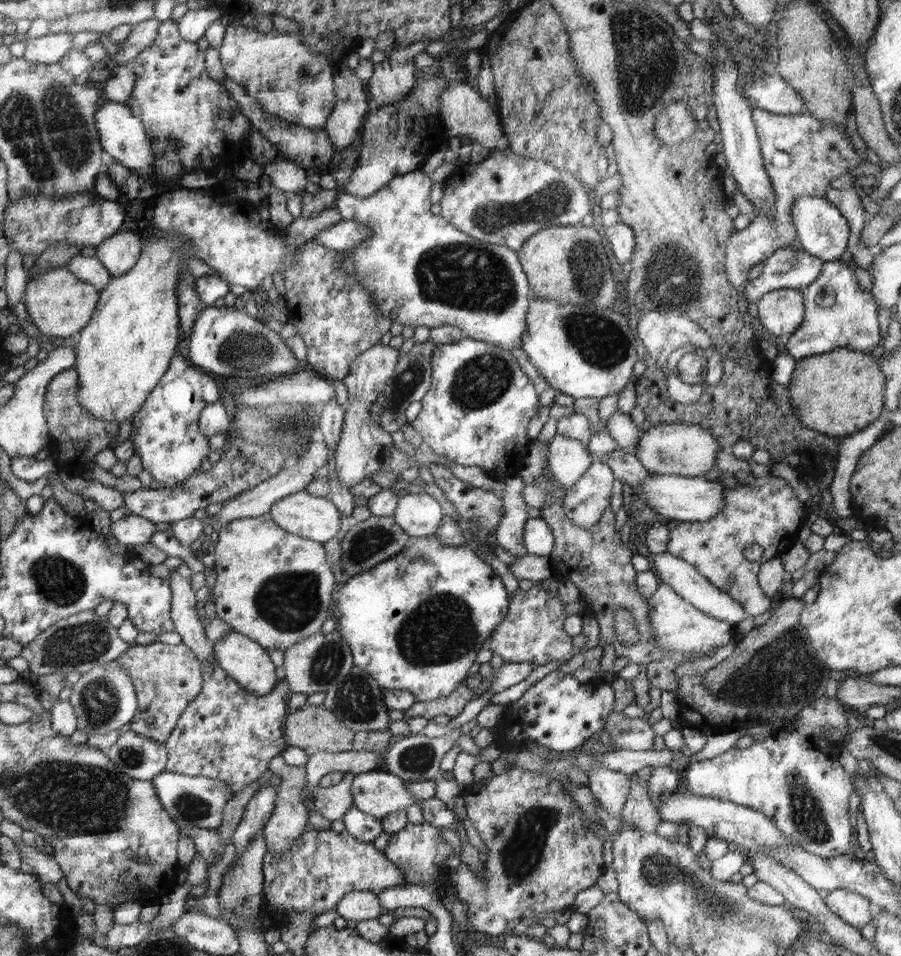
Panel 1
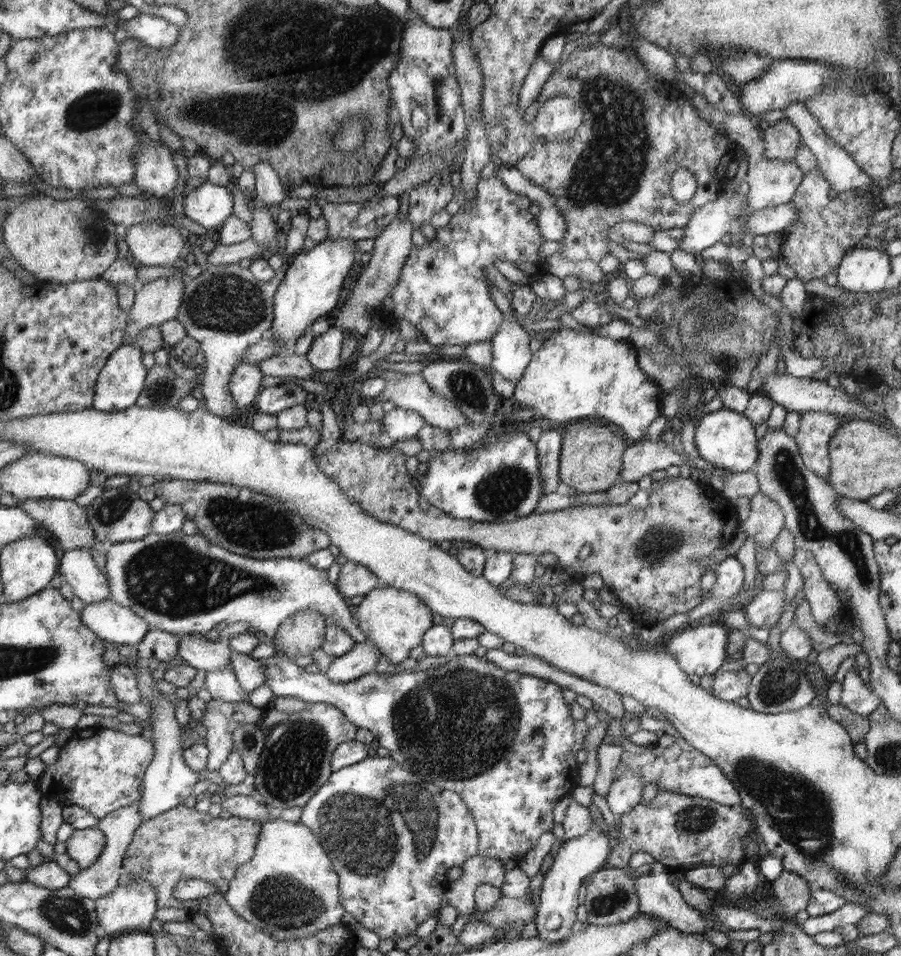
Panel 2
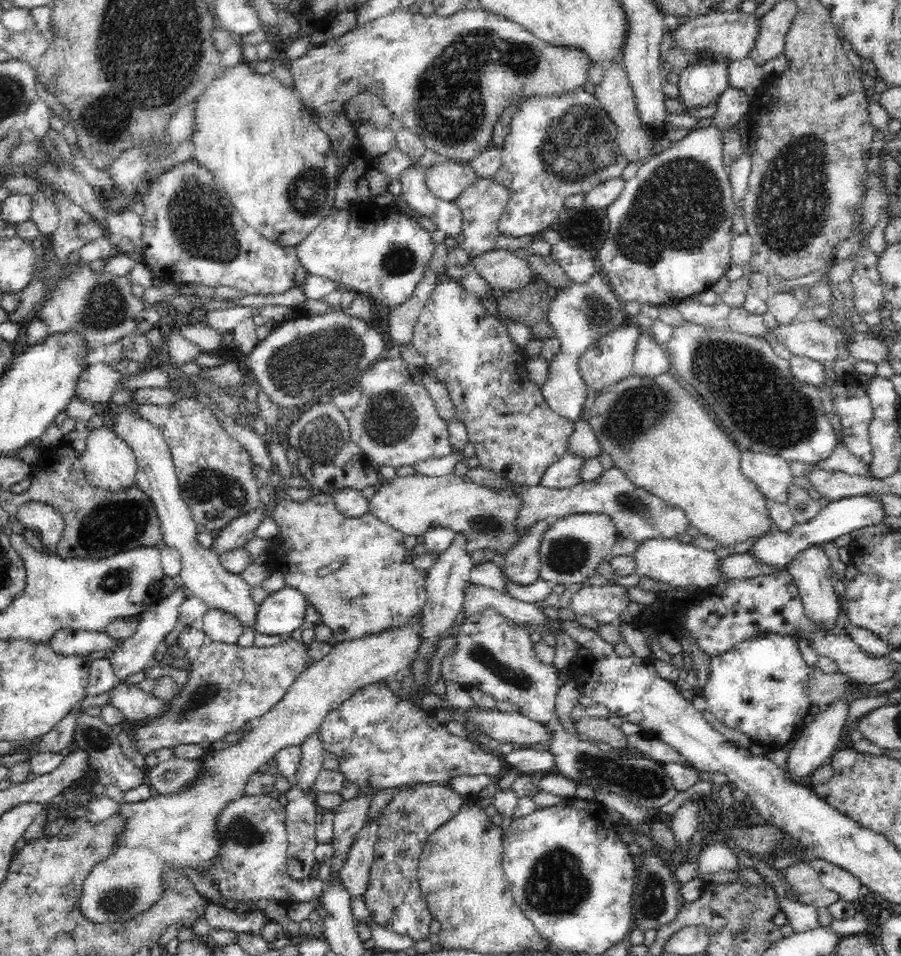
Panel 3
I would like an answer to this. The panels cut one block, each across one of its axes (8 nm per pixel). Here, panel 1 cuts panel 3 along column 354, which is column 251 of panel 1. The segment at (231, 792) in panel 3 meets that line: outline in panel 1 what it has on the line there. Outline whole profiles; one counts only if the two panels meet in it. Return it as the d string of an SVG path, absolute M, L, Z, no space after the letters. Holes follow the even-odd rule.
M232 629L214 642L213 646L218 666L224 669L230 677L233 677L242 688L252 692L254 696L269 695L276 688L278 684L276 666L270 659L270 651L262 648L258 641Z

